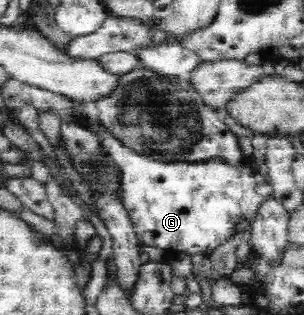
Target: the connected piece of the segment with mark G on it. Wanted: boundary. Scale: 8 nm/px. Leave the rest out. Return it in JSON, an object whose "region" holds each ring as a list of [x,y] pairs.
{"region":[[[74,103],[74,109],[78,111],[78,115],[85,118],[88,128],[104,138],[106,153],[117,162],[117,166],[122,170],[120,197],[128,209],[129,217],[141,245],[152,245],[161,247],[161,249],[173,249],[173,251],[186,251],[191,255],[211,253],[219,243],[223,243],[233,233],[233,227],[240,216],[246,216],[252,220],[257,205],[261,203],[261,197],[265,197],[267,193],[272,191],[270,181],[251,172],[253,169],[248,165],[241,167],[241,169],[234,169],[219,160],[209,160],[207,163],[163,162],[135,153],[105,131],[101,124],[83,114],[81,108],[81,104]]]}

